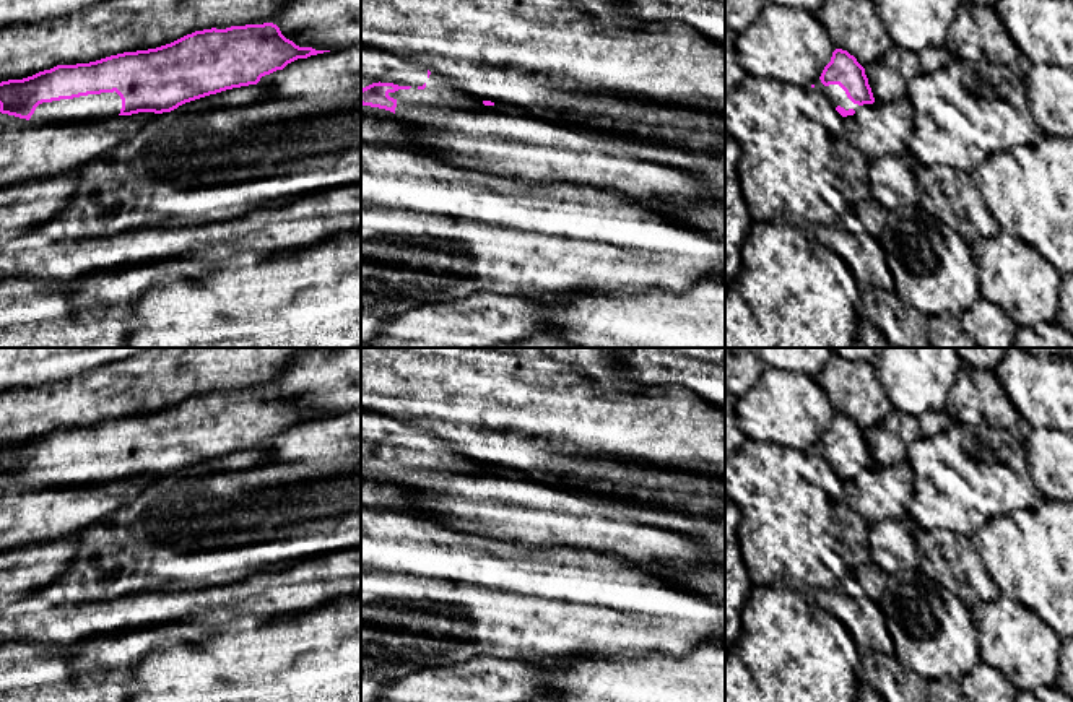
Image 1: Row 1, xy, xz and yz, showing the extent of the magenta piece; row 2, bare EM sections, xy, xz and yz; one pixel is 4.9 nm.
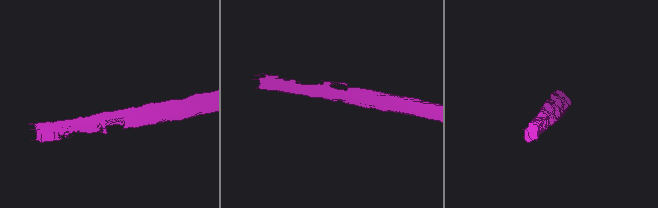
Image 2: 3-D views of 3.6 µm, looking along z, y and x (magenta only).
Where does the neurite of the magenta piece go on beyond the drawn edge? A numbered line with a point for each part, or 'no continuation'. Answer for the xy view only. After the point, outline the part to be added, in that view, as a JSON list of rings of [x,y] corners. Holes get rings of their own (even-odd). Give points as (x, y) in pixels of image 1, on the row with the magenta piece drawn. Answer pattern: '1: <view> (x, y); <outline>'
1: xy (101, 106); [[[114,91],[42,102],[36,107],[29,120],[91,122],[117,117],[120,109],[122,99]]]

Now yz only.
1: yz (834, 93); [[[819,75],[819,76],[821,76],[821,75]],[[818,76],[818,80],[815,81],[815,89],[819,91],[819,93],[823,93],[834,107],[841,106],[841,107],[844,107],[845,110],[849,110],[849,109],[858,110],[858,109],[862,107],[862,106],[858,106],[858,104],[854,104],[854,102],[847,98],[845,91],[844,91],[839,84],[824,86],[824,84],[821,83],[819,76]]]

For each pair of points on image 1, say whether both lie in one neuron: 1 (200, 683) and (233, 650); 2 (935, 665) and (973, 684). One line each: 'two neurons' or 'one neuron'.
1: one neuron
2: two neurons

